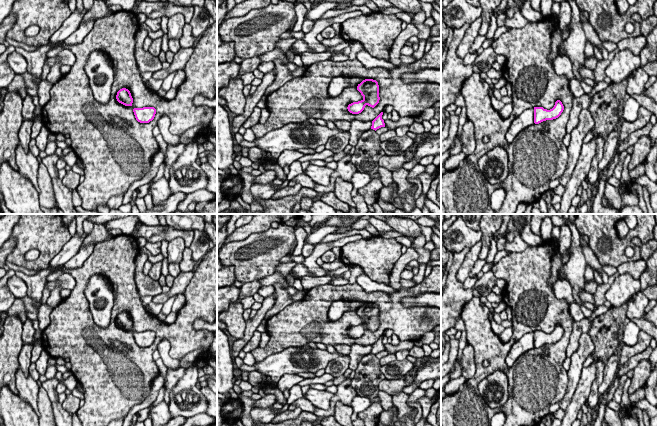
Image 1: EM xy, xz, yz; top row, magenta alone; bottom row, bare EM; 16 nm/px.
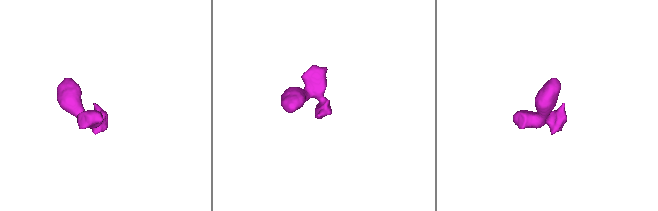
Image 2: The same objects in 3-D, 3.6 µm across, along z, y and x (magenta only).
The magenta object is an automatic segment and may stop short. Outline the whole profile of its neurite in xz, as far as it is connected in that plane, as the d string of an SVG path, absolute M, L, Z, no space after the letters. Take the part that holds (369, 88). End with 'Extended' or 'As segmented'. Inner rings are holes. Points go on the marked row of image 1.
M434 42L430 50L423 57L407 65L397 65L389 70L381 67L366 68L359 60L334 62L331 60L319 61L306 68L301 77L293 78L278 90L267 96L266 108L270 116L264 124L257 123L251 127L256 138L265 136L268 132L282 128L289 123L301 123L309 118L325 121L353 120L371 121L371 129L385 127L382 119L386 105L391 105L400 117L417 117L427 108L441 100L441 85L434 82L404 83L401 76L404 73L415 73L419 70L441 69L441 42ZM334 77L359 77L362 82L357 86L346 87L337 97L328 95L328 87Z. Extended

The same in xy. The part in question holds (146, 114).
M123 9L97 19L82 43L65 46L66 49L73 52L76 61L70 71L53 84L50 90L50 100L41 108L40 115L44 126L51 134L69 134L72 141L71 147L84 164L84 181L79 183L77 192L81 198L81 207L85 210L96 211L99 205L107 204L112 196L125 193L136 177L140 179L150 171L151 160L160 151L159 144L153 136L153 129L163 115L170 119L170 133L180 136L188 129L198 125L206 129L215 113L214 108L206 105L196 106L193 99L196 95L209 99L214 99L217 95L217 21L206 29L194 47L185 65L185 81L178 87L176 97L172 100L160 97L157 92L148 89L143 82L135 58L135 35L139 27L137 14ZM95 50L106 52L113 63L114 80L111 98L107 104L101 104L95 100L84 69L87 59Z. Extended

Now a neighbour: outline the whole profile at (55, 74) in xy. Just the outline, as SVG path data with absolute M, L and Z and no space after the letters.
M56 63L54 66L52 66L46 80L52 84L55 84L62 77L60 68L60 63Z

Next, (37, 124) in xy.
M38 118L35 119L32 125L32 132L31 132L31 139L36 139L36 137L39 135L41 128L44 126L42 119Z

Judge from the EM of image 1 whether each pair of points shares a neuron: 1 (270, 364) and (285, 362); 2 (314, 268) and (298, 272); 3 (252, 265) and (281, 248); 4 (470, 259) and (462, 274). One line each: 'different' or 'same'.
1: same
2: different
3: same
4: same

